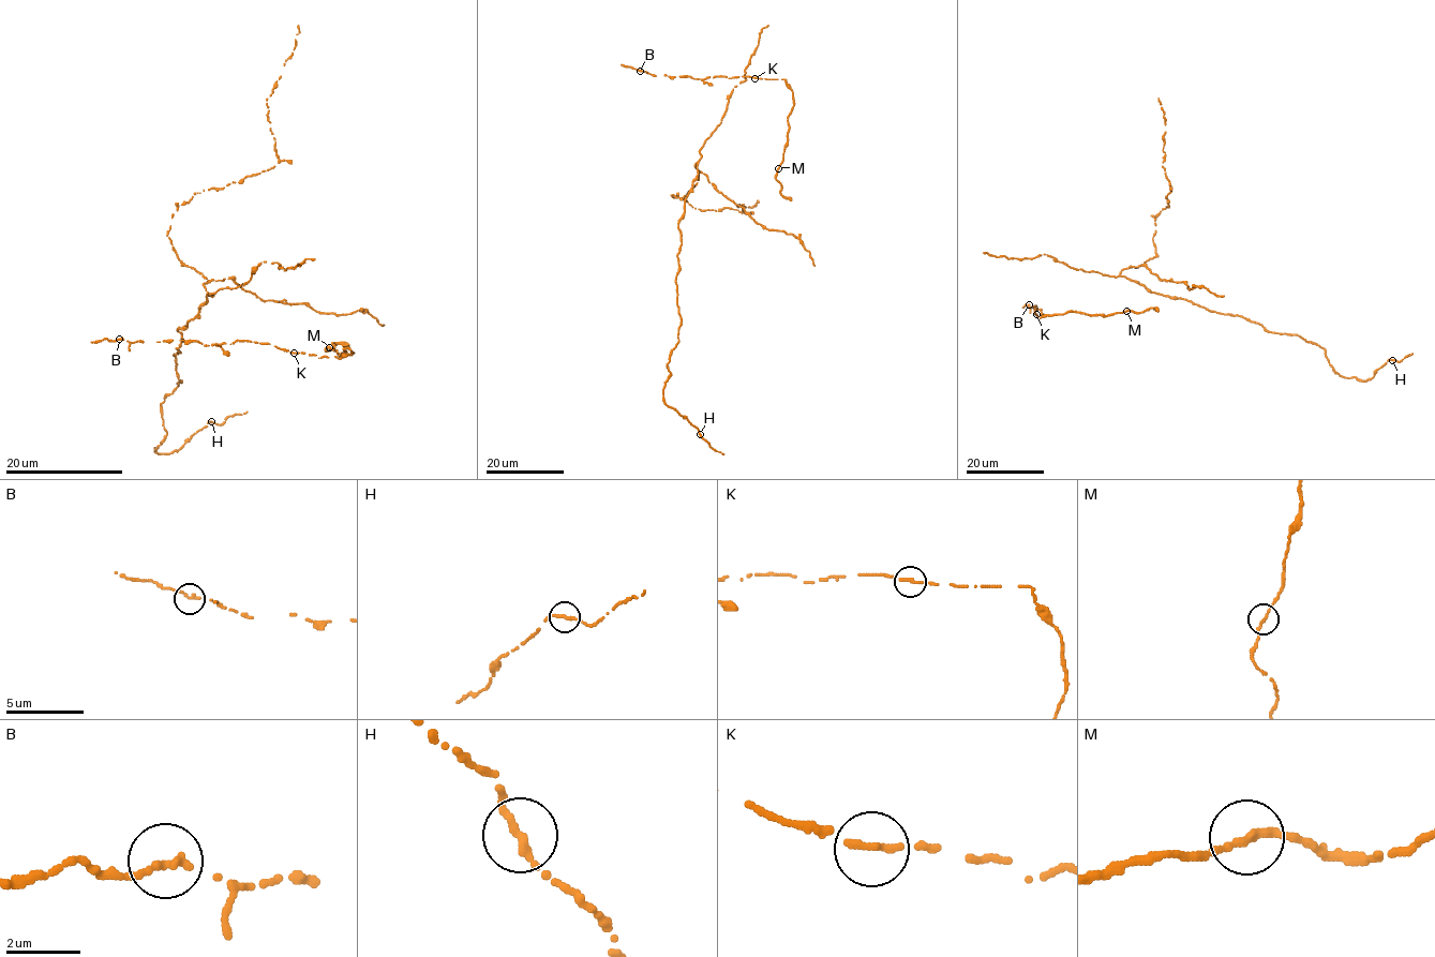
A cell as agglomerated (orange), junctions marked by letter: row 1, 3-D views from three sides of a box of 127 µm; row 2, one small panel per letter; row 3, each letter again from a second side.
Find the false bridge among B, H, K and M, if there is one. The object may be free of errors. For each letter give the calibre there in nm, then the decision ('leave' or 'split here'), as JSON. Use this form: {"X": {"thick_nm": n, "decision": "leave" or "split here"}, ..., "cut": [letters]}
{"B": {"thick_nm": 200, "decision": "leave"}, "H": {"thick_nm": 200, "decision": "leave"}, "K": {"thick_nm": 200, "decision": "leave"}, "M": {"thick_nm": 200, "decision": "leave"}, "cut": []}

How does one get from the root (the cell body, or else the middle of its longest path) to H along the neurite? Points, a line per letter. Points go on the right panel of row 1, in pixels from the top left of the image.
H: (1151, 293), (1240, 315), (1269, 332), (1299, 334), (1324, 348), (1332, 369), (1348, 378), (1368, 380), (1392, 360)

